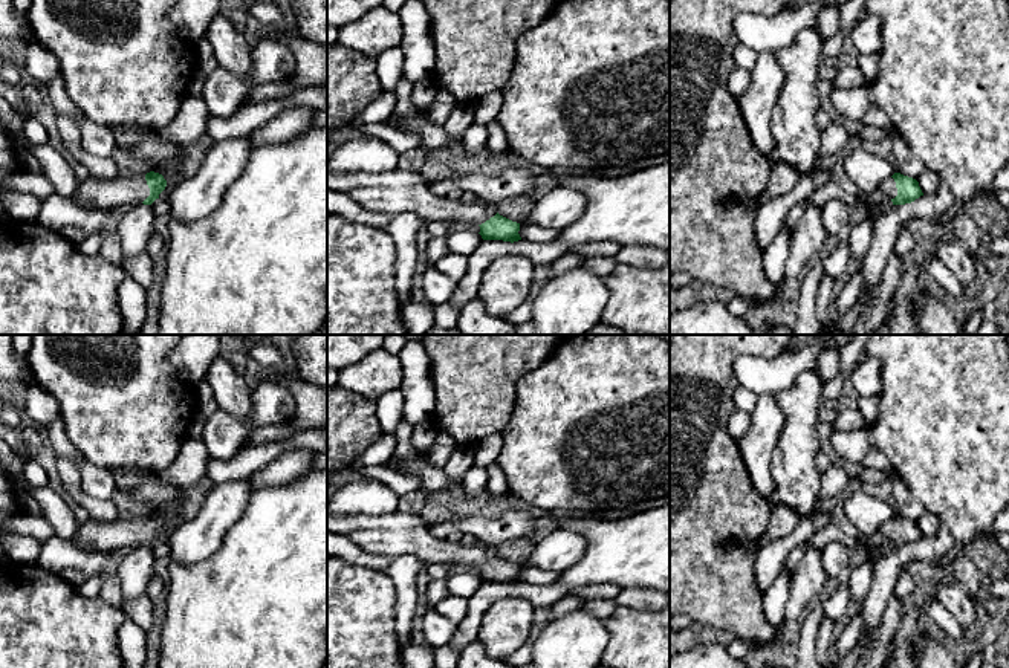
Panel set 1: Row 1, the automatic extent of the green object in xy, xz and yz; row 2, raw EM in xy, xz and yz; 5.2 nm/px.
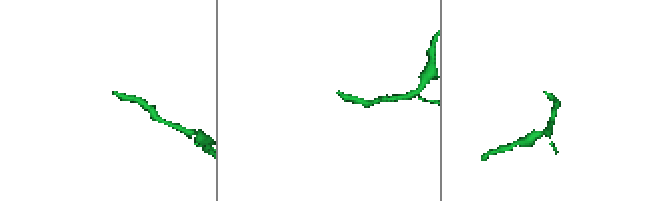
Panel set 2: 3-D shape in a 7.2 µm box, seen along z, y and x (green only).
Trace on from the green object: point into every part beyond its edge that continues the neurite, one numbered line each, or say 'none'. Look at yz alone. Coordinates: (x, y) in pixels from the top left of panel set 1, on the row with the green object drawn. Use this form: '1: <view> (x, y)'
1: yz (887, 187)

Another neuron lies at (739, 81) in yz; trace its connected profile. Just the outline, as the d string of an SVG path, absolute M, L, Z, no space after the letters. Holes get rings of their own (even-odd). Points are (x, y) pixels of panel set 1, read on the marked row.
M737 67L728 79L729 92L735 96L745 93L749 84L751 84L751 72L740 67Z

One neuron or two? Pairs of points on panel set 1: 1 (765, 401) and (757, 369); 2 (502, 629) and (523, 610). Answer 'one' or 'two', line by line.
1: two
2: one

